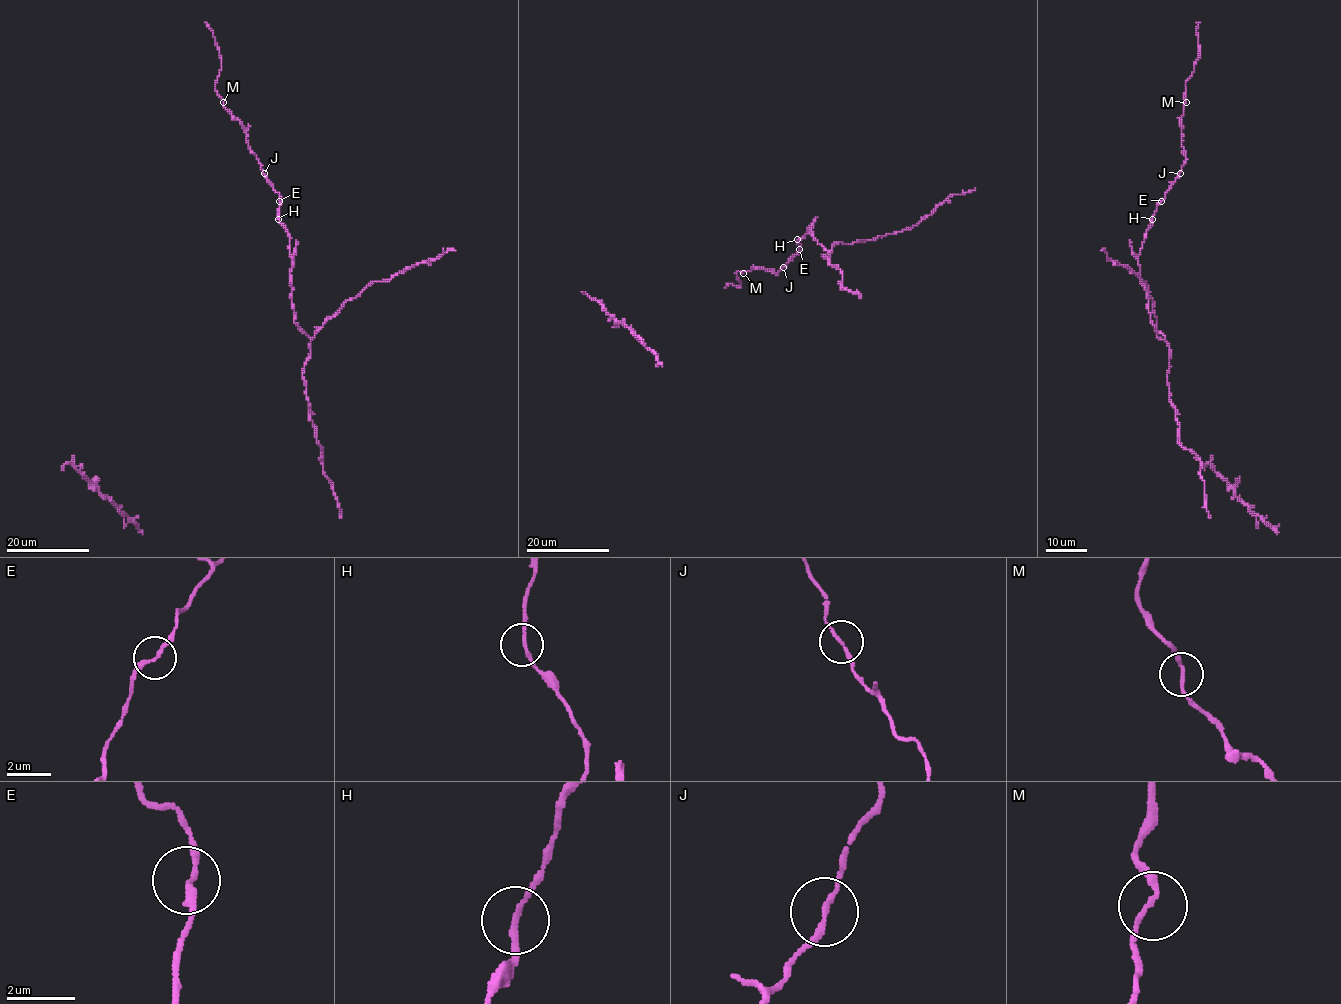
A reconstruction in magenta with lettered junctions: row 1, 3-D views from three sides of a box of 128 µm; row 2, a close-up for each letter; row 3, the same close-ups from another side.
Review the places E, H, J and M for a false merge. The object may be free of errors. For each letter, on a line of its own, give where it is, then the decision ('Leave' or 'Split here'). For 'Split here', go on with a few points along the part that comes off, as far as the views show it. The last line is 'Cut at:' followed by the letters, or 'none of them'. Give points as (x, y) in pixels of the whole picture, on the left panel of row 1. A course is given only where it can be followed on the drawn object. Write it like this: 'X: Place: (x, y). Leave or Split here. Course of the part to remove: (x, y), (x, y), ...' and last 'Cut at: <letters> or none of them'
E: Place: (279, 201). Leave
H: Place: (278, 219). Leave
J: Place: (264, 173). Leave
M: Place: (223, 102). Leave
Cut at: none of them

